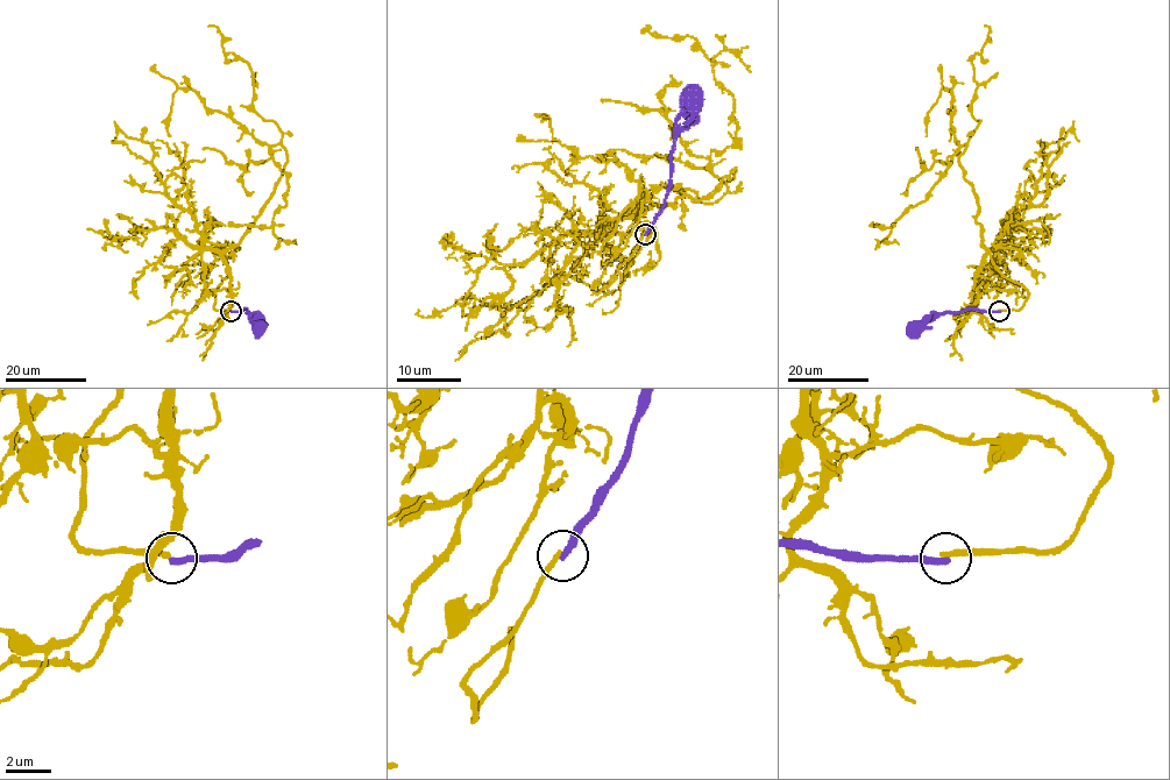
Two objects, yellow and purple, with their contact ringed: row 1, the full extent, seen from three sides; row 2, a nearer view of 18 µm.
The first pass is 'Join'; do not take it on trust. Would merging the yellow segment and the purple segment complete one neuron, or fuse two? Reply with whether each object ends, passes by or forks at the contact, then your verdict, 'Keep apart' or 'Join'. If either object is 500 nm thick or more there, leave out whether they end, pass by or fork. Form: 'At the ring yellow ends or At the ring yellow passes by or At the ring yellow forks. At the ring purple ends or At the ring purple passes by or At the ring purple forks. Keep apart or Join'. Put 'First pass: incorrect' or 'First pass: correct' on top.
First pass: incorrect
At the ring yellow ends. At the ring purple ends. Keep apart

